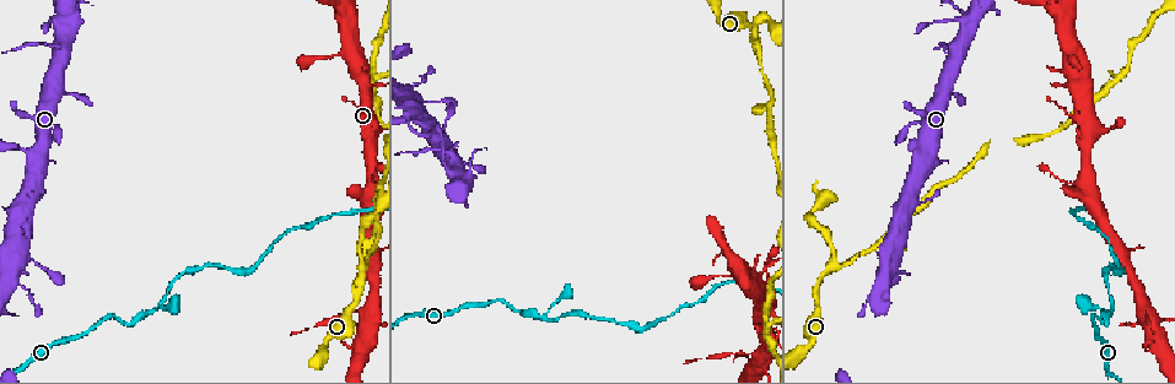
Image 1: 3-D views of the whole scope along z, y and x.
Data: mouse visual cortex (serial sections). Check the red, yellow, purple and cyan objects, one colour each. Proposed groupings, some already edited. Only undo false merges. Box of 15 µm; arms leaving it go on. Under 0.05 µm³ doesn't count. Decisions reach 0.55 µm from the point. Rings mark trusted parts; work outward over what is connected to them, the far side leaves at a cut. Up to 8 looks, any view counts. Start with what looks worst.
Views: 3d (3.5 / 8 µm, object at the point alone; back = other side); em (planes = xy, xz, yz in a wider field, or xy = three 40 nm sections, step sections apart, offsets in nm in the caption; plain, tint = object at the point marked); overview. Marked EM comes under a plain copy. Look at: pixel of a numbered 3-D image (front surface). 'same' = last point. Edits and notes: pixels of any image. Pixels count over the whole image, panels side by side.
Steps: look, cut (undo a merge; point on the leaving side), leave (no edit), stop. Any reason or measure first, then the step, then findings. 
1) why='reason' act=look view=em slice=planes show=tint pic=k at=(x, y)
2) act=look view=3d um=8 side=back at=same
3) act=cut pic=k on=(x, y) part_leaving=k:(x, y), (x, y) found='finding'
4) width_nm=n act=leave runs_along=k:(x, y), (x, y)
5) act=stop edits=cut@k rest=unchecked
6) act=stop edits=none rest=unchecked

why='side arm on a straight run' act=look view=3d um=3.5 side=back pic=1 at=(1108, 312)

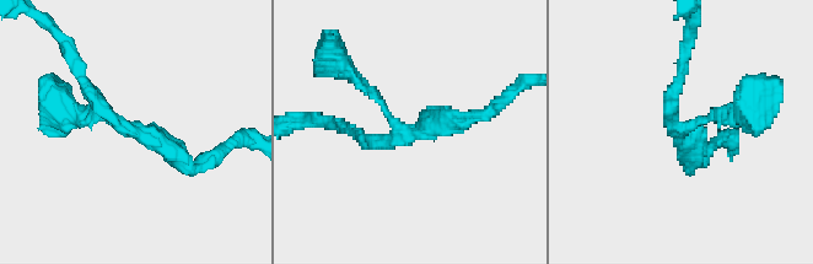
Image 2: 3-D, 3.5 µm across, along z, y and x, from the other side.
arms=3 arm_widths_nm=150,200,250 why='now the EM' act=look view=em slice=xy step=5 show=tint pic=2 at=(126, 126)

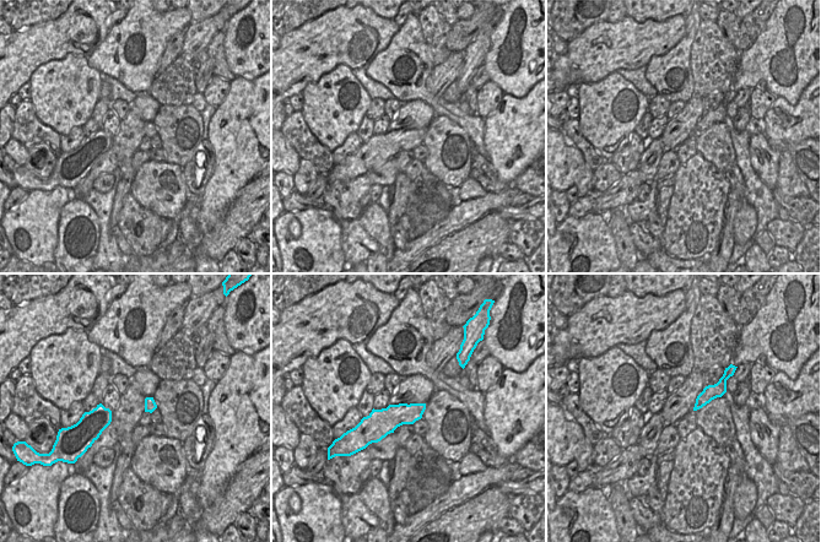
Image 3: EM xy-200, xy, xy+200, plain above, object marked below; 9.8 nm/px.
act=leave runs_along=2:(193, 166), (114, 120), (80, 68) found='all the same cell'

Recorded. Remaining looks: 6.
why='arms part here' act=look view=3d um=3.5 pic=1 at=(361, 267)

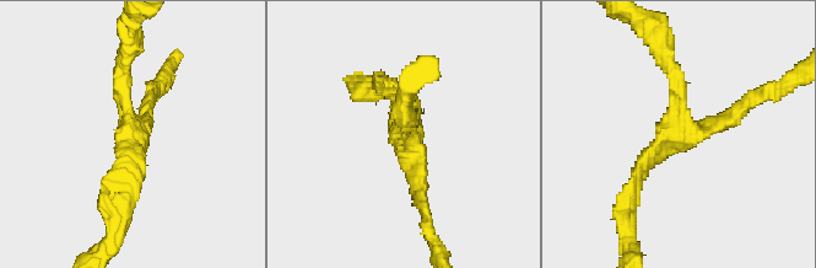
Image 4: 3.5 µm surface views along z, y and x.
arms=3 arm_widths_nm=200,200,200 why='now the EM' act=look view=em slice=xy step=3 show=tint pic=4 at=(133, 130)

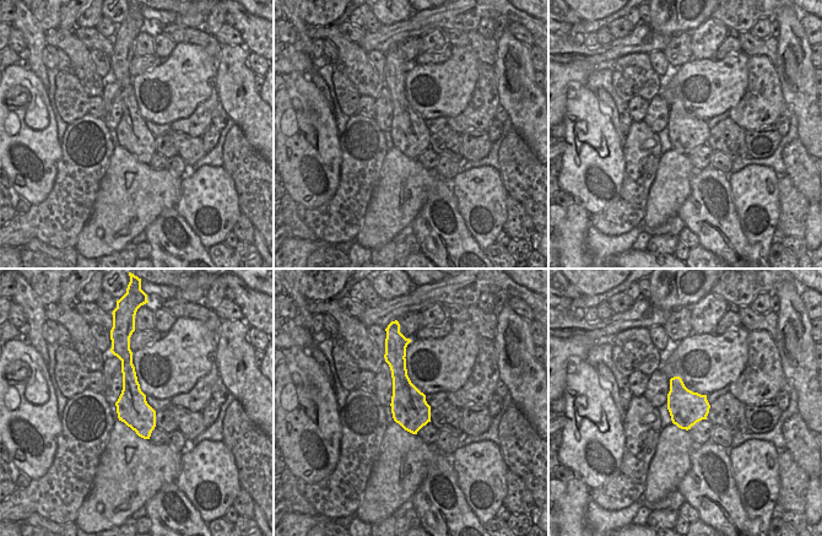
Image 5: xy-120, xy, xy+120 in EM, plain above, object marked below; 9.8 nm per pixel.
act=look view=em slice=xy step=1 show=tint at=same

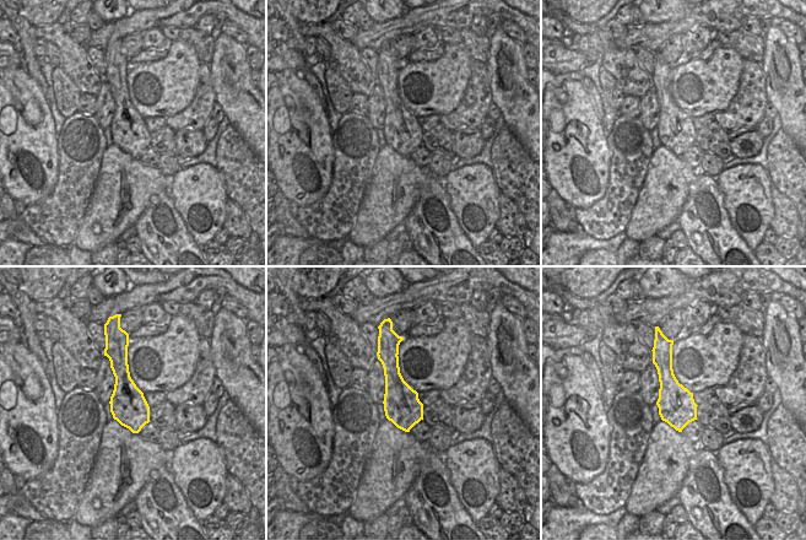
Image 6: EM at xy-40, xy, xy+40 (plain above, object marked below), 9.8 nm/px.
act=leave runs_along=4:(632, 191), (674, 134), (749, 105) found='all the same cell'

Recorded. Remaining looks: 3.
why='sharp bend' act=look view=3d um=3.5 pic=1 at=(951, 48)

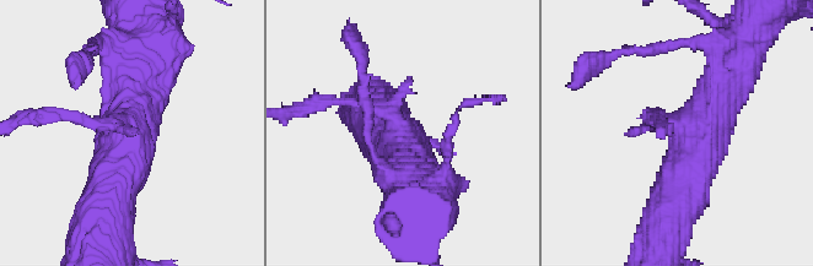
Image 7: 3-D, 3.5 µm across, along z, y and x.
why='now the EM' act=look view=em slice=xy step=2 show=tint pic=7 at=(678, 122)

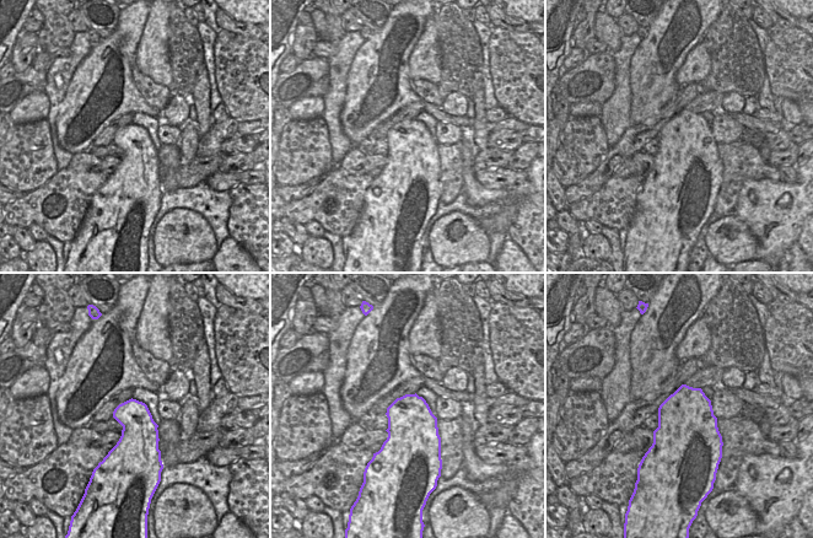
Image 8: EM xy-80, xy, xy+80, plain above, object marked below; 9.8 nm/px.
act=leave runs_along=7:(673, 205), (726, 66), (739, 58) found='all the same cell'

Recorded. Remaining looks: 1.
act=stop edits=none rest=unchecked

